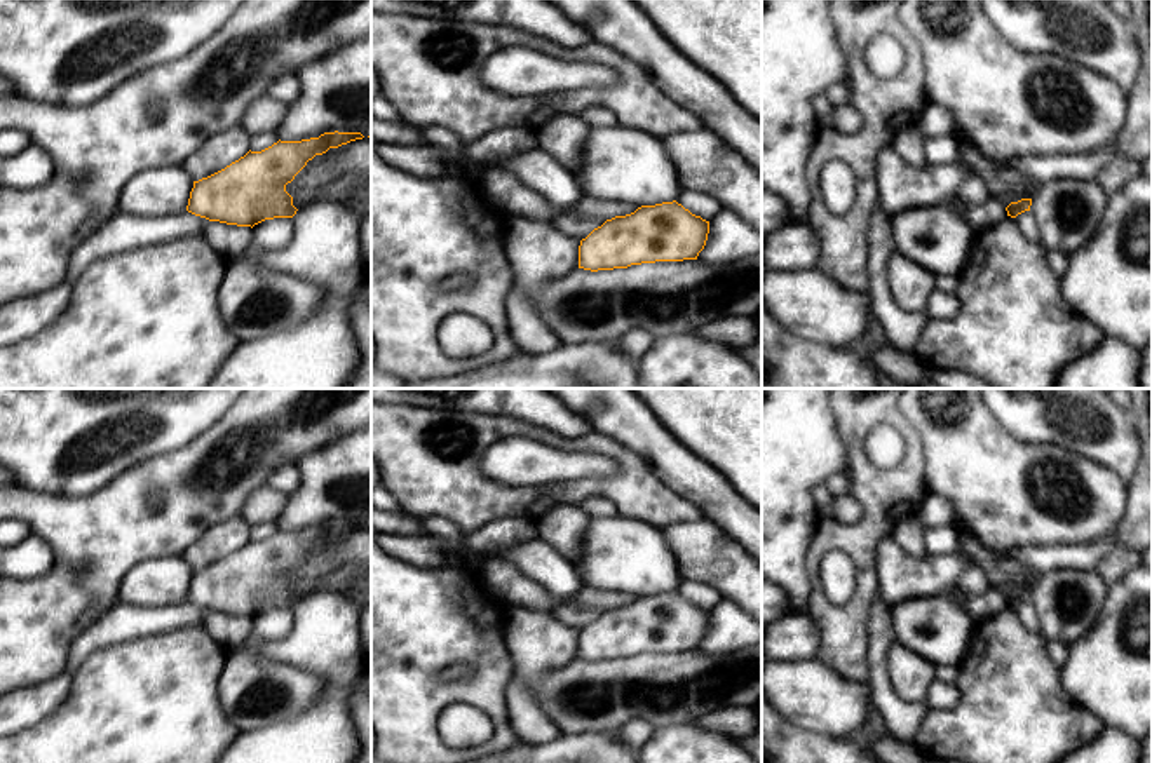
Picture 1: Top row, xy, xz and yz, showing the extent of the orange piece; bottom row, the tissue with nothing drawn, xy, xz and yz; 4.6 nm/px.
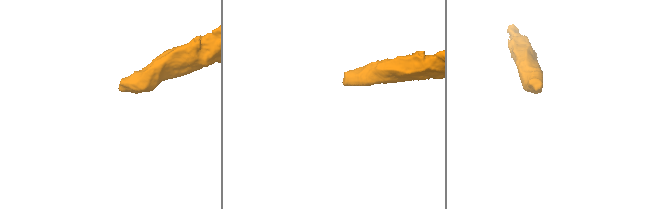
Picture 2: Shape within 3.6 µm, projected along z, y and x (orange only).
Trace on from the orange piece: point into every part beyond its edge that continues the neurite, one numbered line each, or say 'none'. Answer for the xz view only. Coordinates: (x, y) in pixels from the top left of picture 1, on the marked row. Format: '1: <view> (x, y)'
none

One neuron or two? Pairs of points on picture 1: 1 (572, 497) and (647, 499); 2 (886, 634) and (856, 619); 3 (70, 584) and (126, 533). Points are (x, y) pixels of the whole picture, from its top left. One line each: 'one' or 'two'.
1: one
2: two
3: one

